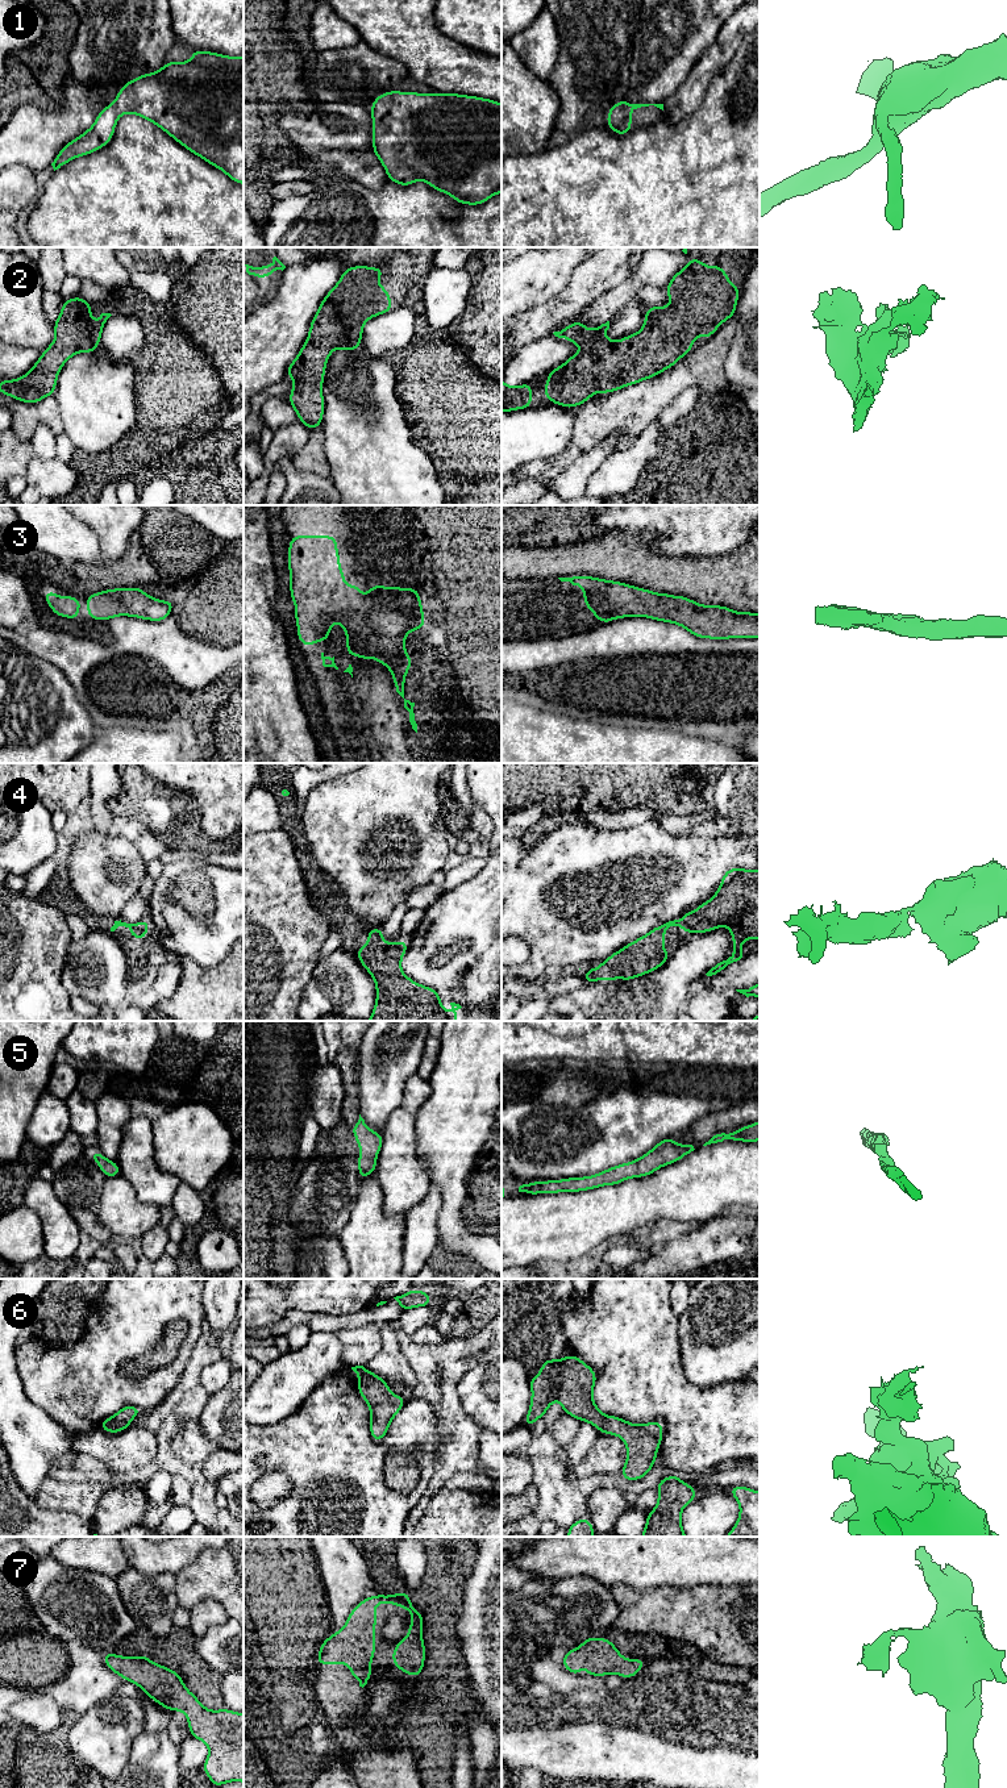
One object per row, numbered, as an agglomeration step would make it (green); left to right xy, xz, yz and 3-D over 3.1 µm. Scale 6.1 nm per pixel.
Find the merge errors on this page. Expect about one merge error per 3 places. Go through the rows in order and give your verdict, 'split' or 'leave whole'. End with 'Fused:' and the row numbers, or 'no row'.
1: leave whole
2: leave whole
3: leave whole
4: leave whole
5: leave whole
6: leave whole
7: leave whole
Fused: no row

